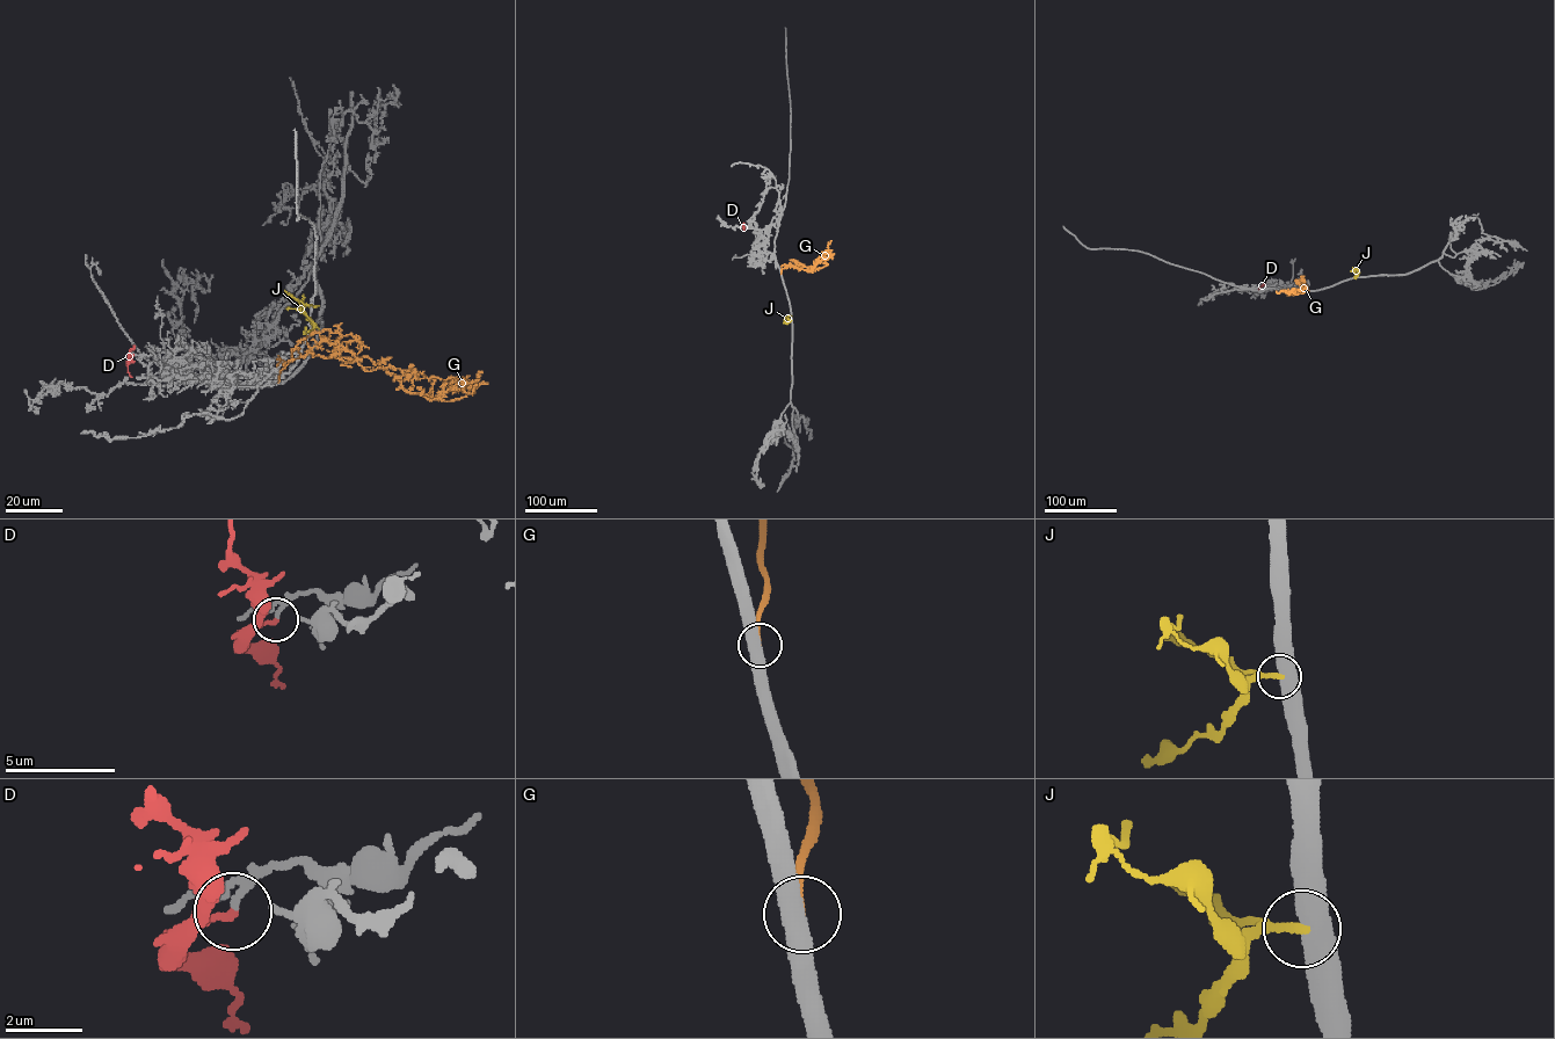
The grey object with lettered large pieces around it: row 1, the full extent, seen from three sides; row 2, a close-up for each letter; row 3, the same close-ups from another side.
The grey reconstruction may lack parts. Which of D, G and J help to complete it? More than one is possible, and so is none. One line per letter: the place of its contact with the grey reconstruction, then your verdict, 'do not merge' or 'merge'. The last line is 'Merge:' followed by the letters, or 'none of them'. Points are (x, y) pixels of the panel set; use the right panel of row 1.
D: meets grey at (1263, 283); merge
G: meets grey at (1309, 290); merge
J: meets grey at (1356, 277); do not merge
Merge: D, G

